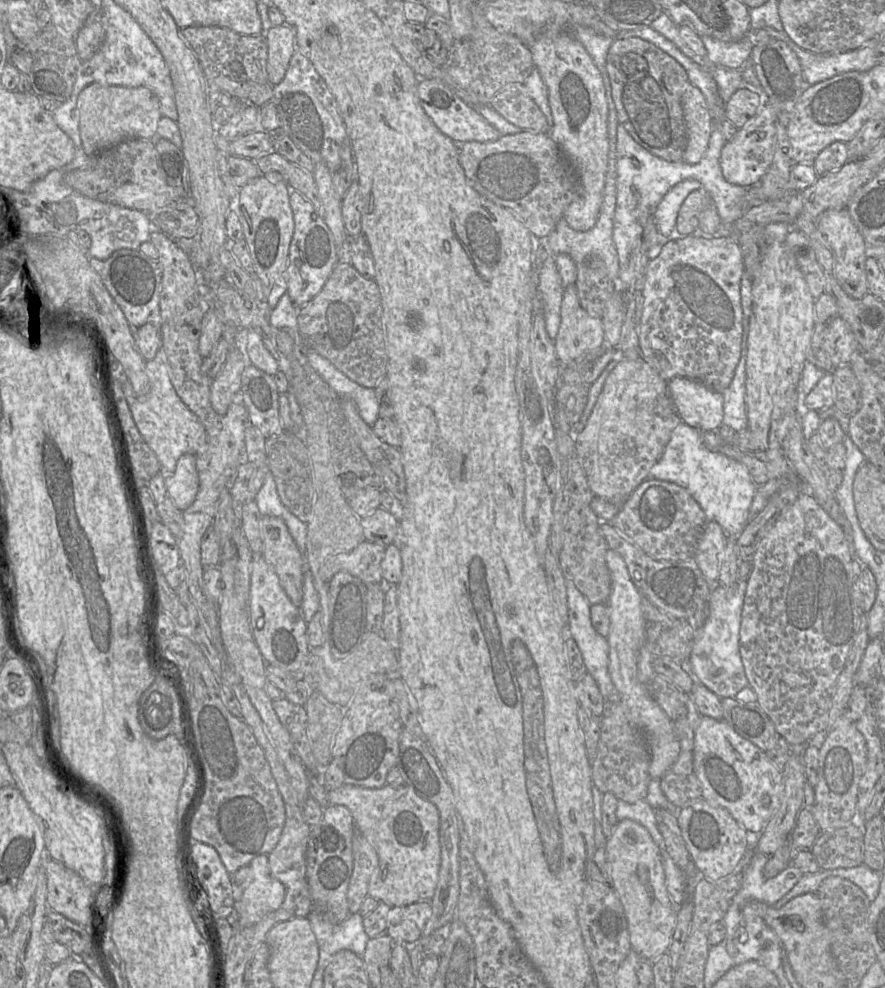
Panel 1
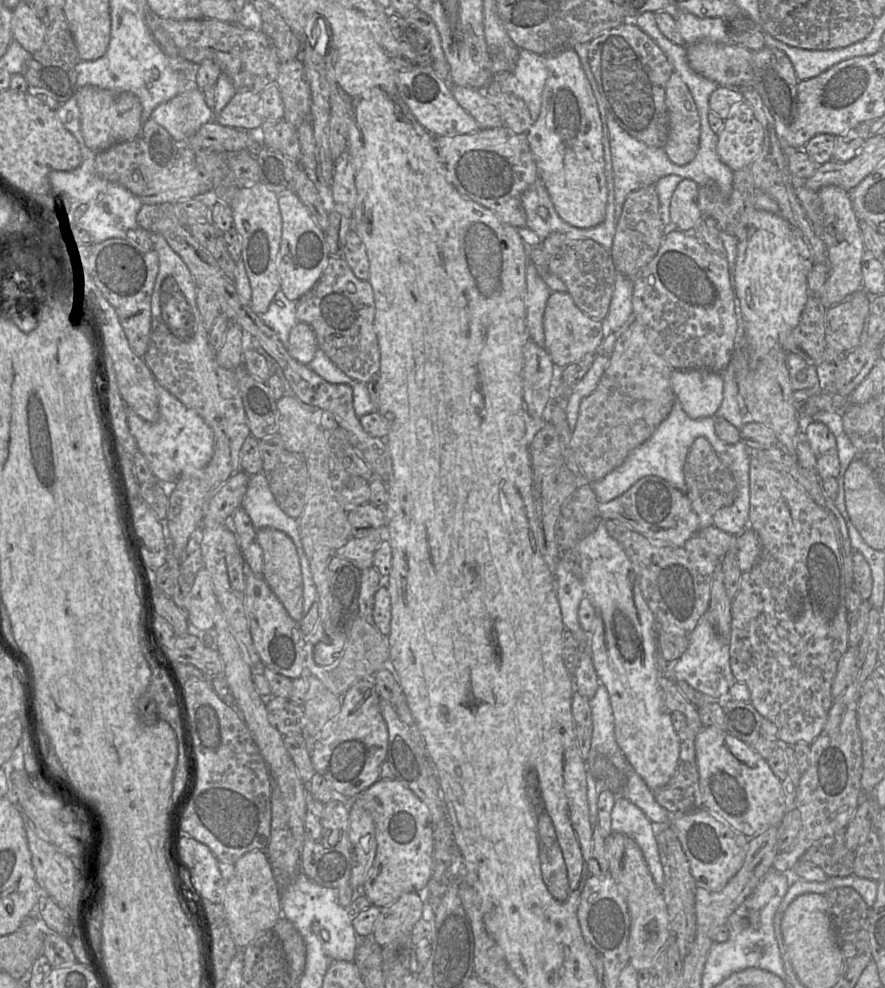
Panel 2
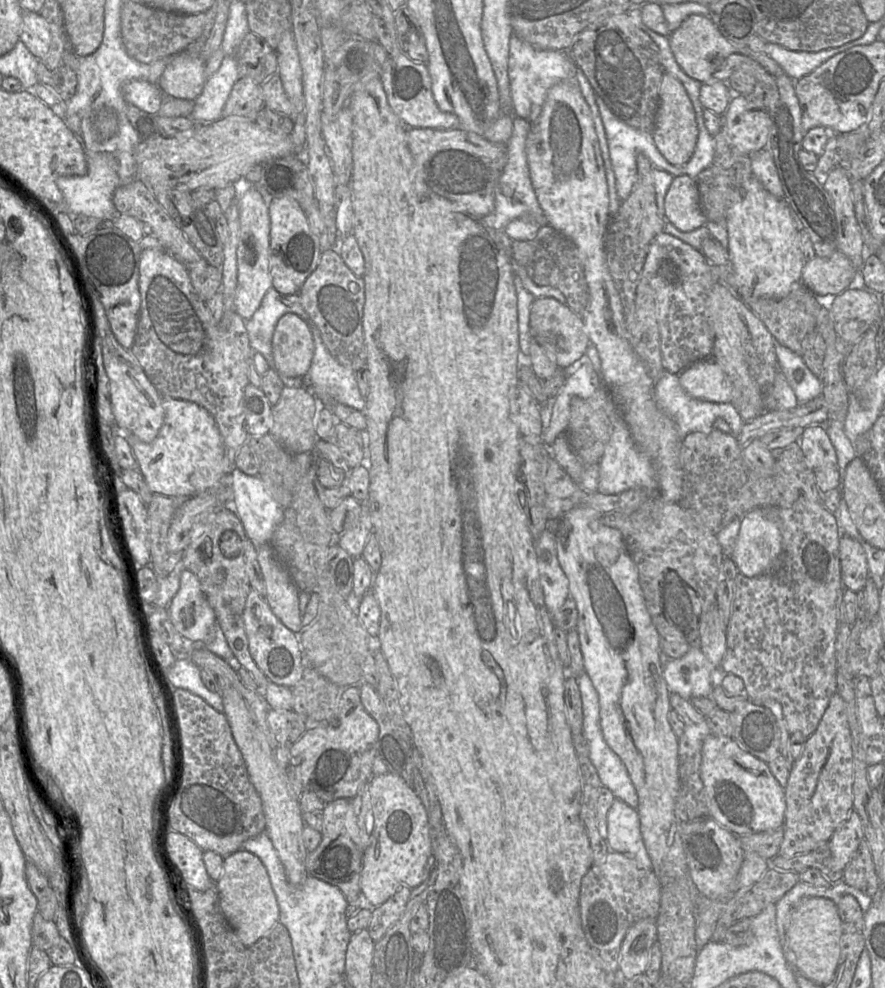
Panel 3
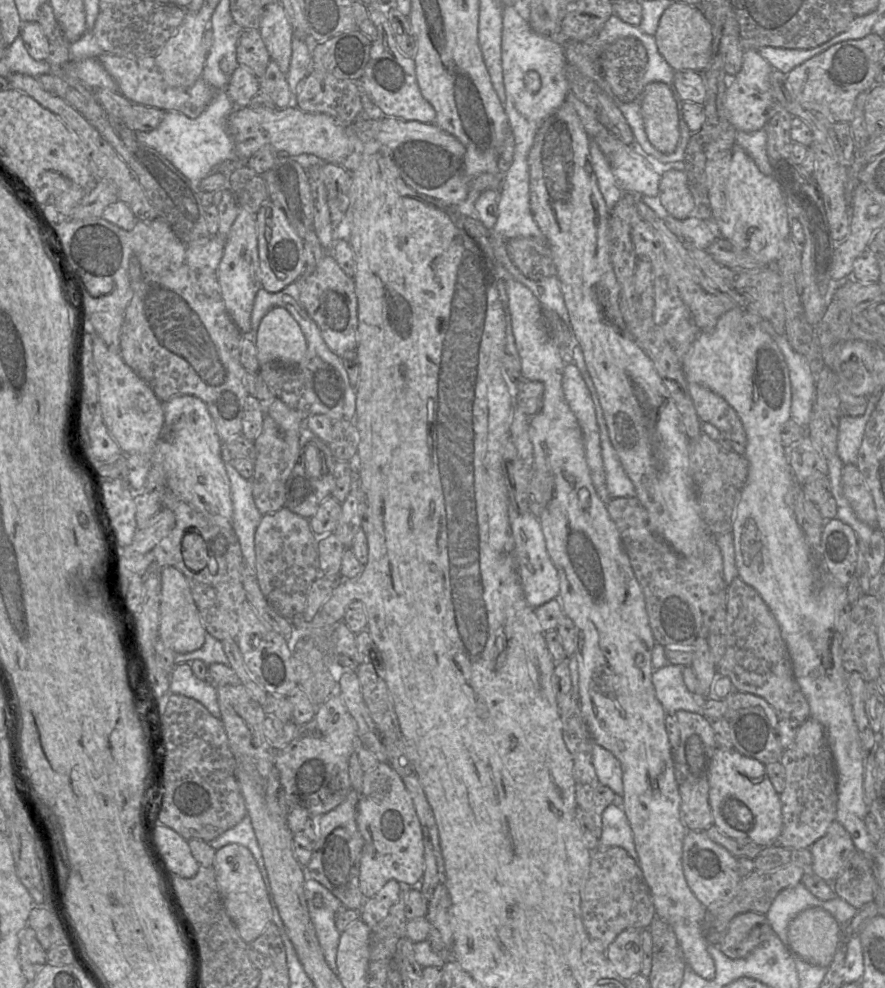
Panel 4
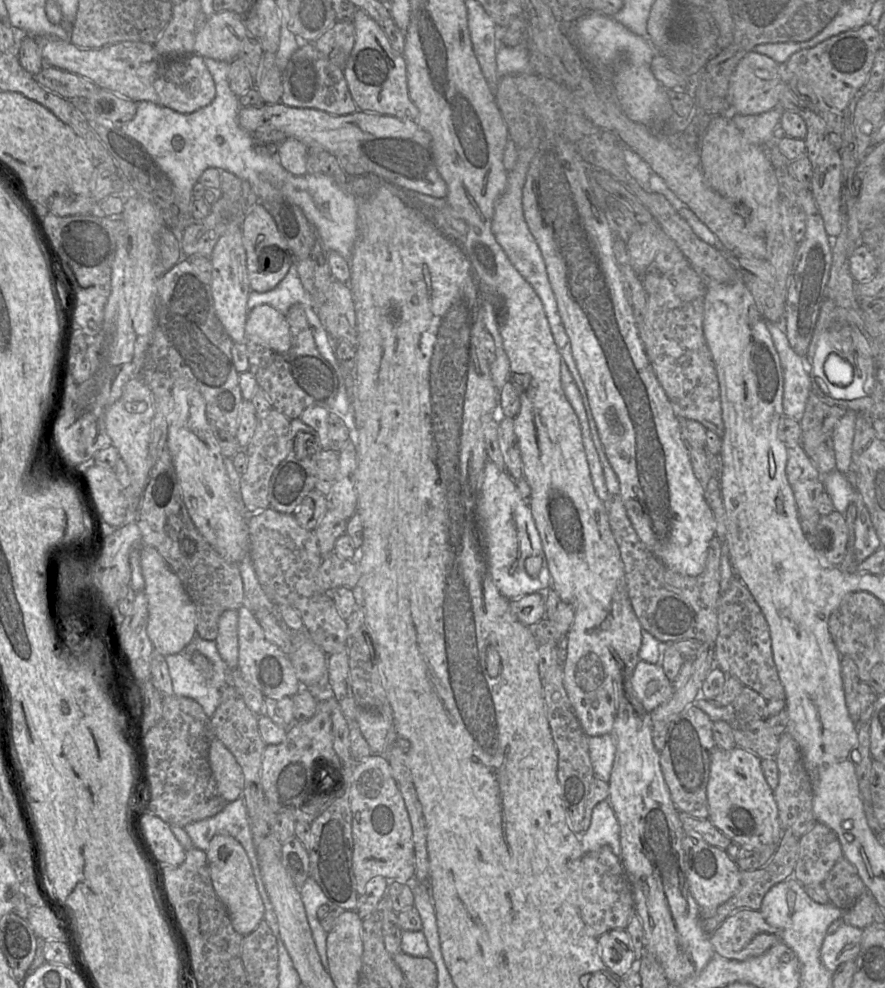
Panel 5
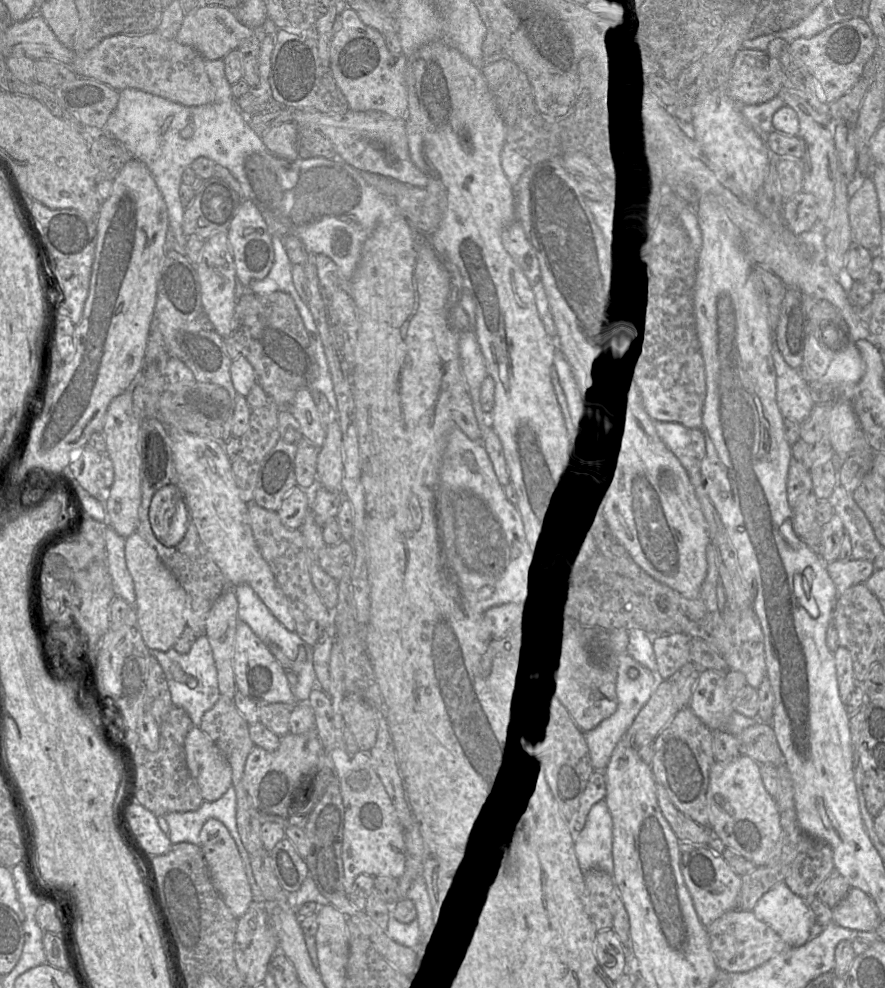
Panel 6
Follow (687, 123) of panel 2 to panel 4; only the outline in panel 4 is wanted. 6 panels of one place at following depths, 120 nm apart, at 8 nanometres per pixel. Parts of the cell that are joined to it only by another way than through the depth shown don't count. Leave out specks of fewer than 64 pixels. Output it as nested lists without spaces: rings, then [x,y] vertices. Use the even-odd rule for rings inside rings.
[[[662,82],[651,83],[640,102],[649,141],[662,153],[674,152],[680,140],[680,114],[672,88]]]

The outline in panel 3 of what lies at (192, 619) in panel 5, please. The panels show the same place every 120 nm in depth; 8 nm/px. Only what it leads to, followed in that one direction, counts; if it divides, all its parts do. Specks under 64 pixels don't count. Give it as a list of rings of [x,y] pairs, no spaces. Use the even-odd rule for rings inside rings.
[[[182,571],[179,590],[167,609],[171,622],[183,637],[207,643],[210,629],[216,623],[216,615],[194,573]]]

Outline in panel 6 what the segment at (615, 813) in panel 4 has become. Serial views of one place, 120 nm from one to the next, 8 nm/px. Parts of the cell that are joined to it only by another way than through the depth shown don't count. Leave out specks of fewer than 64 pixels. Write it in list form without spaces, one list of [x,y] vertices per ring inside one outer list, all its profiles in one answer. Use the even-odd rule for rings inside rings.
[[[605,800],[592,806],[585,826],[575,833],[574,849],[583,873],[599,869],[613,872],[613,822]]]

